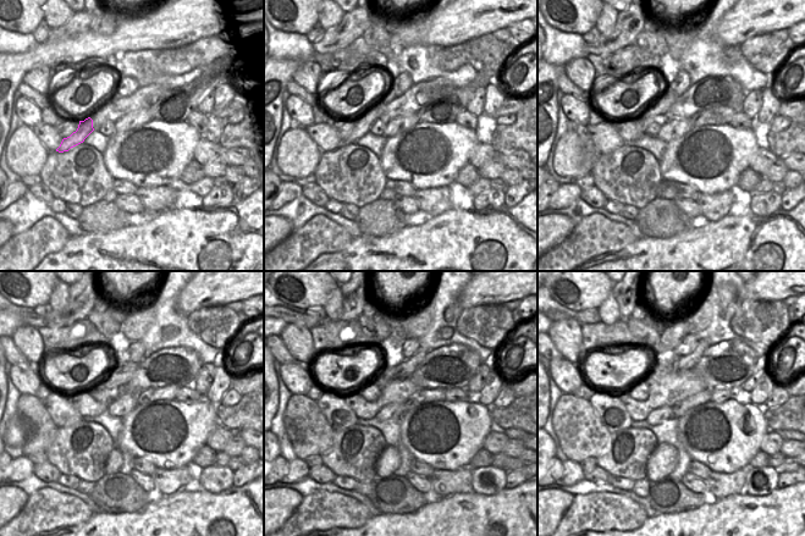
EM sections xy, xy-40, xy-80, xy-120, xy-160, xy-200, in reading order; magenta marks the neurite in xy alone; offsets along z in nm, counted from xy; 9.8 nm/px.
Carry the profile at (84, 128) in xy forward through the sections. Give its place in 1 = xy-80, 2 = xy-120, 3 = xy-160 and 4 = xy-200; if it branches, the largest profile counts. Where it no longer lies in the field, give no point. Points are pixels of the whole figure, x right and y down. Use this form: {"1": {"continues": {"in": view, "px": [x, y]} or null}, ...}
{"1": {"continues": {"in": "xy-80", "px": [660, 108]}}, "2": {"continues": {"in": "xy-120", "px": [121, 374]}}, "3": {"continues": {"in": "xy-160", "px": [404, 369]}}, "4": {"continues": {"in": "xy-200", "px": [685, 363]}}}

